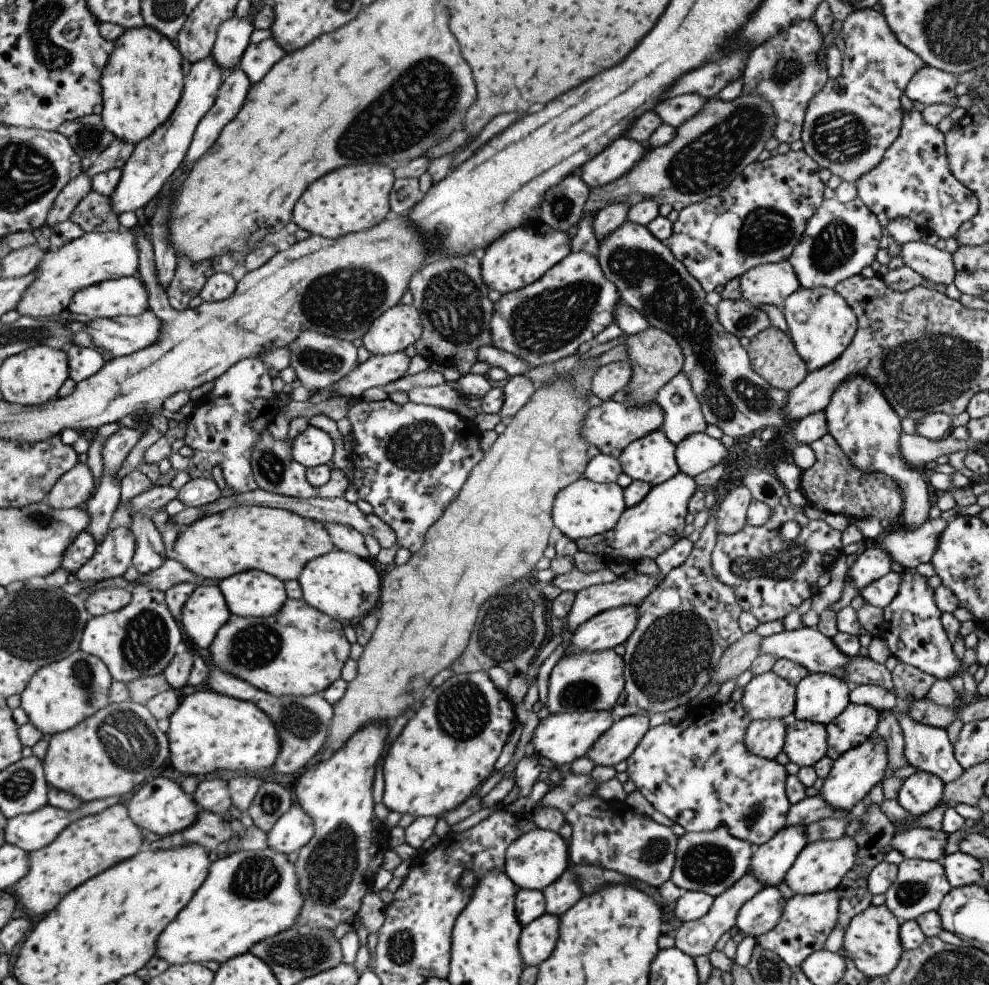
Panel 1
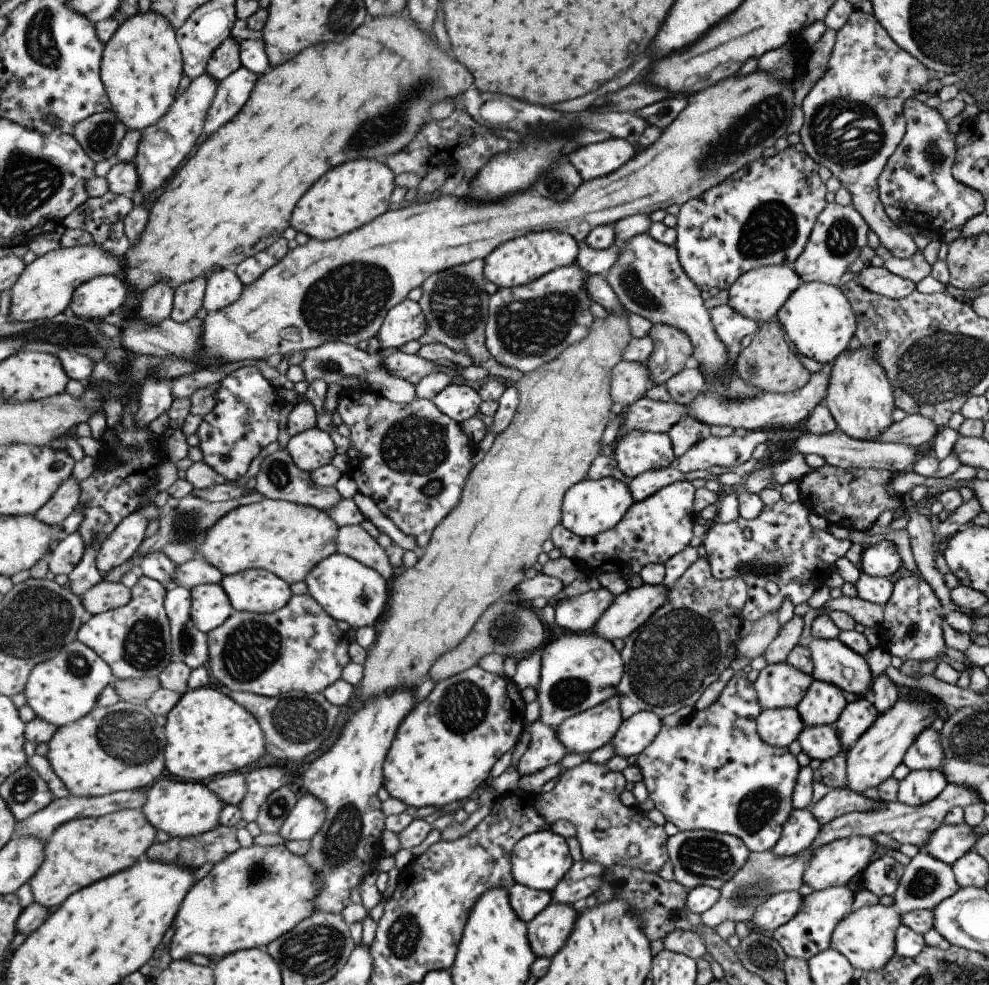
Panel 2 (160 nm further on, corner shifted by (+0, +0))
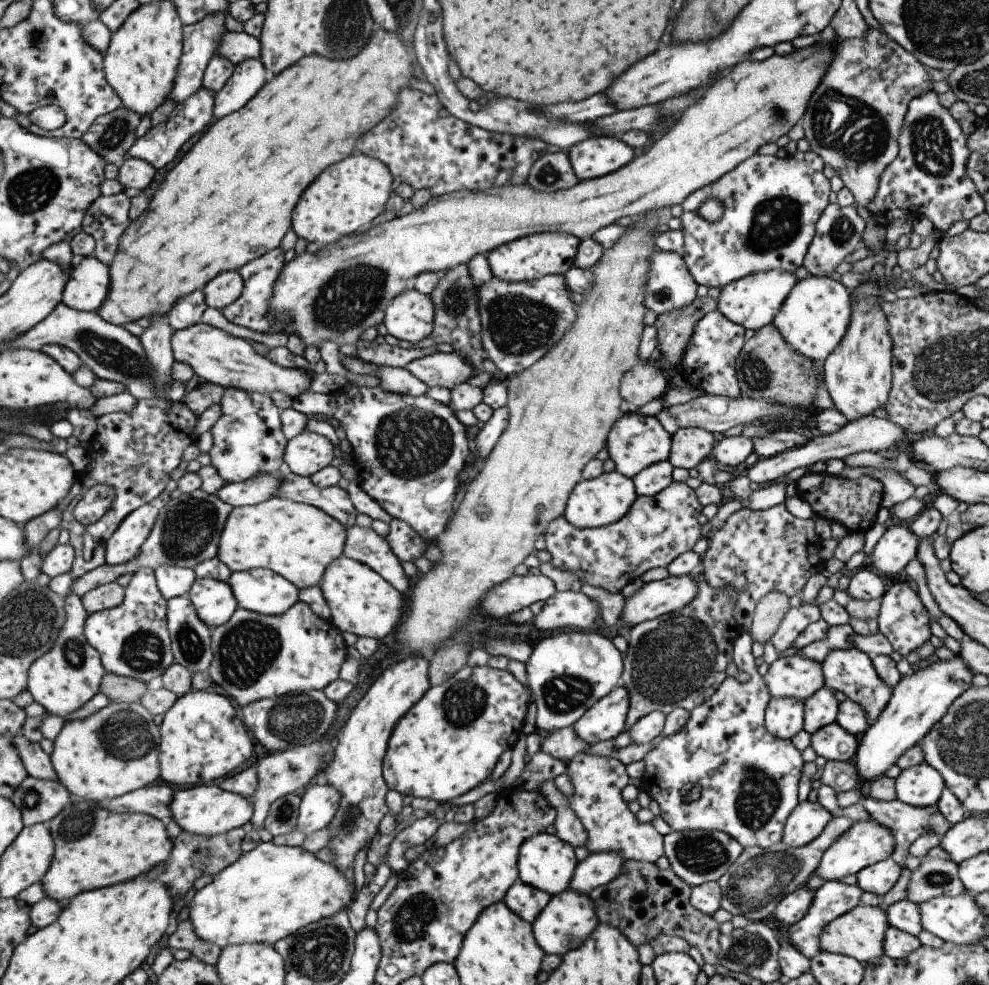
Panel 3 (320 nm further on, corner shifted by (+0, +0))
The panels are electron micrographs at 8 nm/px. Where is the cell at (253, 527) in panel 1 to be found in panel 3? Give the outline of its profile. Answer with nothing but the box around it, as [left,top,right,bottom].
[219,496,348,589]

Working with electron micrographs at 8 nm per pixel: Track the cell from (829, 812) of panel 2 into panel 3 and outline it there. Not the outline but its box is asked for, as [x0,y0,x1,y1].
[861,795,952,868]

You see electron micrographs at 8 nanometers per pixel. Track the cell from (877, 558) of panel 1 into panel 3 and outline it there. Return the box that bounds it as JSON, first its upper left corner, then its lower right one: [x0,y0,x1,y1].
[866,523,919,574]

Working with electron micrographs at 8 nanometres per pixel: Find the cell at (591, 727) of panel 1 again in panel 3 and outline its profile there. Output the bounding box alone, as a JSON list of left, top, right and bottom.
[572,684,629,745]

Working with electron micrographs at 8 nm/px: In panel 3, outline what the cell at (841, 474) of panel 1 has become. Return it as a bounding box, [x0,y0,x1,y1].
[795,472,882,533]

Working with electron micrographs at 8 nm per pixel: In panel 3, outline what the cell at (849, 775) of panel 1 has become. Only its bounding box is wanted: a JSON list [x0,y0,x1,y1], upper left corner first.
[852,654,973,785]

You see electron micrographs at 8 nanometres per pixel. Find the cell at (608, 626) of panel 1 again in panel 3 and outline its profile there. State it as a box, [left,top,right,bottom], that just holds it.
[620,575,697,628]

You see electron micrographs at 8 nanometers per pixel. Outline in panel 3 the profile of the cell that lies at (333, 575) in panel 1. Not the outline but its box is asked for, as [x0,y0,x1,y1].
[321,555,407,640]

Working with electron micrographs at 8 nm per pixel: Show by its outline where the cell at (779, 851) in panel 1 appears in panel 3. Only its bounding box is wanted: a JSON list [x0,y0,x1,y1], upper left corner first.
[781,801,831,848]

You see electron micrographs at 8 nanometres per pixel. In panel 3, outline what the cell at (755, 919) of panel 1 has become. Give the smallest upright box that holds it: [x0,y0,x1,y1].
[772,886,814,926]

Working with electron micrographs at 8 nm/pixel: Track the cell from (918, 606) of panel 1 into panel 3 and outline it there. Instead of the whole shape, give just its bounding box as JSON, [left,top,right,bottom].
[875,583,929,656]

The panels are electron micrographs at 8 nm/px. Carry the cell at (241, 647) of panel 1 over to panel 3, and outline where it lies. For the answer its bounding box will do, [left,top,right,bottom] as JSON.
[208,601,347,708]

